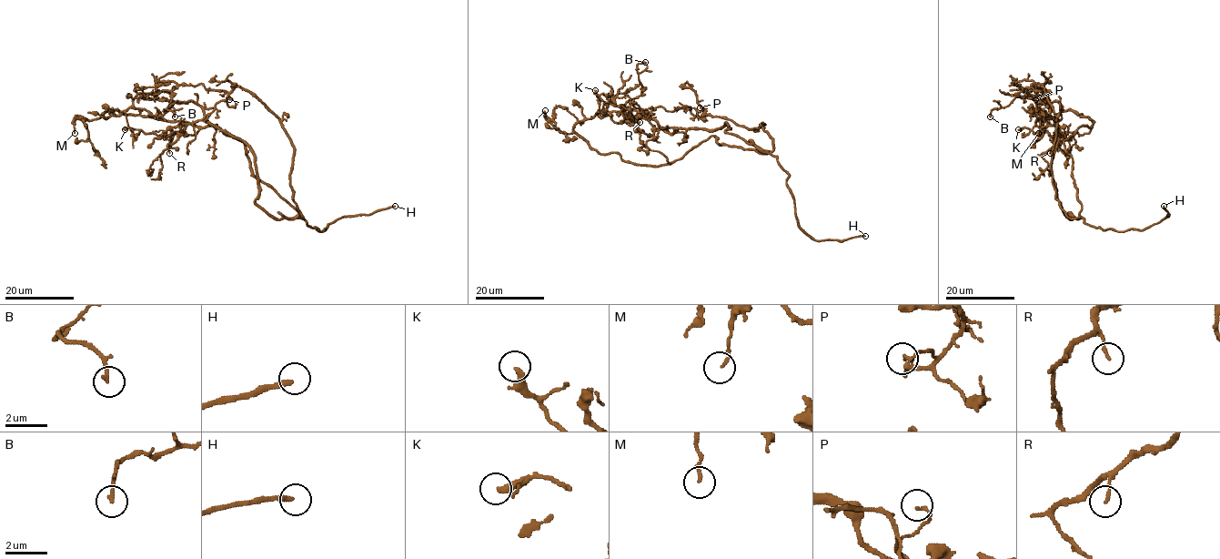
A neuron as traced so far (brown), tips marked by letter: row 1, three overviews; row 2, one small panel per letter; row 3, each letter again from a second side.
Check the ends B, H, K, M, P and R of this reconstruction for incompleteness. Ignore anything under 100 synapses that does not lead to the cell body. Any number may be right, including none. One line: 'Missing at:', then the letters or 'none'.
Missing at: H

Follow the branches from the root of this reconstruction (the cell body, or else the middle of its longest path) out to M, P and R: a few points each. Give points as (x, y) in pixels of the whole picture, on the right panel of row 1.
M: (1072, 167), (1063, 141), (1093, 122), (1064, 110), (1060, 120), (1045, 118), (1038, 133)
P: (1072, 167), (1081, 217), (1070, 218), (1053, 182), (1056, 117), (1043, 86), (1044, 96), (1035, 99)
R: (1072, 167), (1072, 157), (1063, 141), (1080, 127), (1087, 126), (1090, 130), (1079, 136), (1068, 130), (1050, 153)

